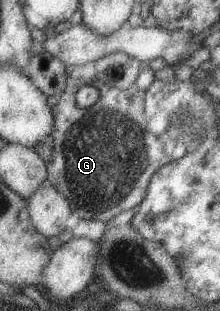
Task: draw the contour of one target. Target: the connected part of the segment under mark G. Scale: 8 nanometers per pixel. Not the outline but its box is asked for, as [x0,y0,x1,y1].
[46,76,203,222]

